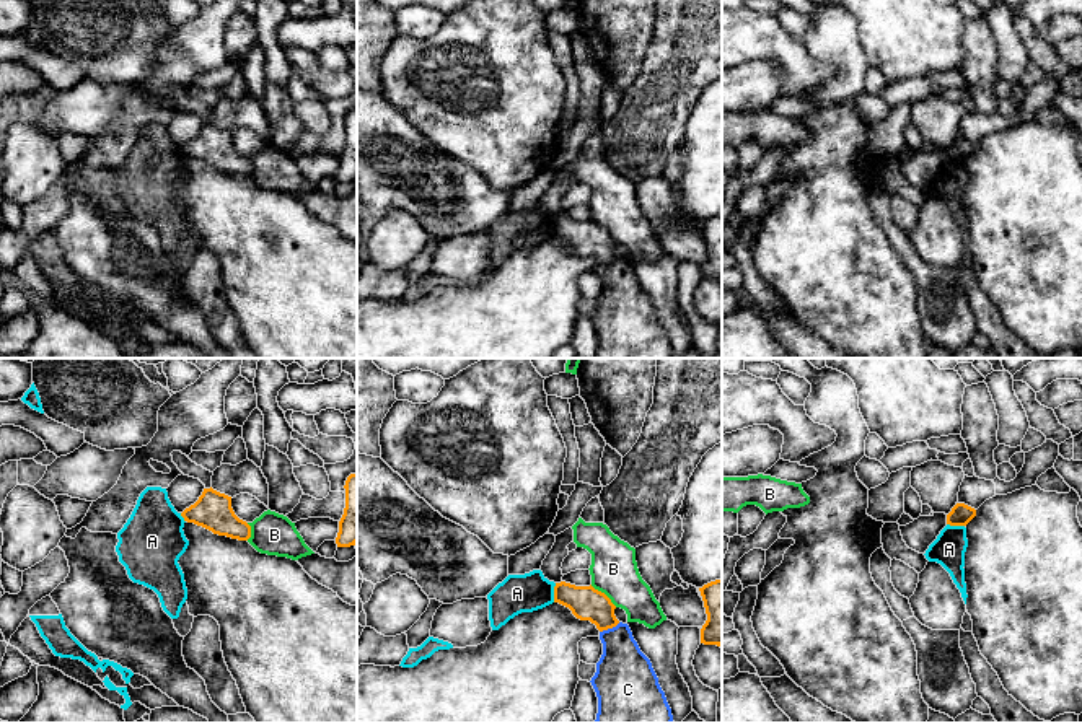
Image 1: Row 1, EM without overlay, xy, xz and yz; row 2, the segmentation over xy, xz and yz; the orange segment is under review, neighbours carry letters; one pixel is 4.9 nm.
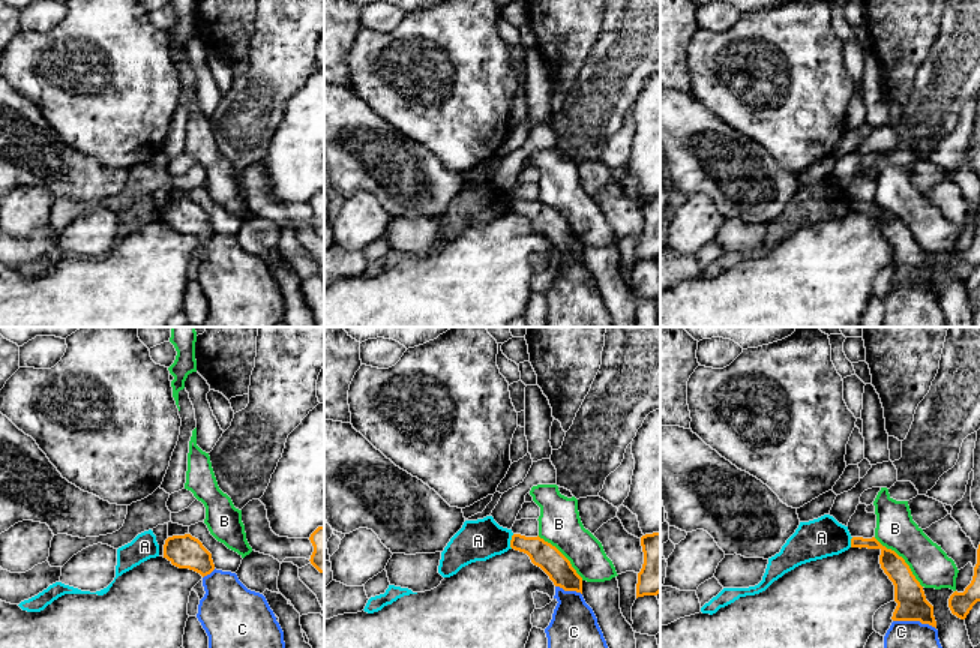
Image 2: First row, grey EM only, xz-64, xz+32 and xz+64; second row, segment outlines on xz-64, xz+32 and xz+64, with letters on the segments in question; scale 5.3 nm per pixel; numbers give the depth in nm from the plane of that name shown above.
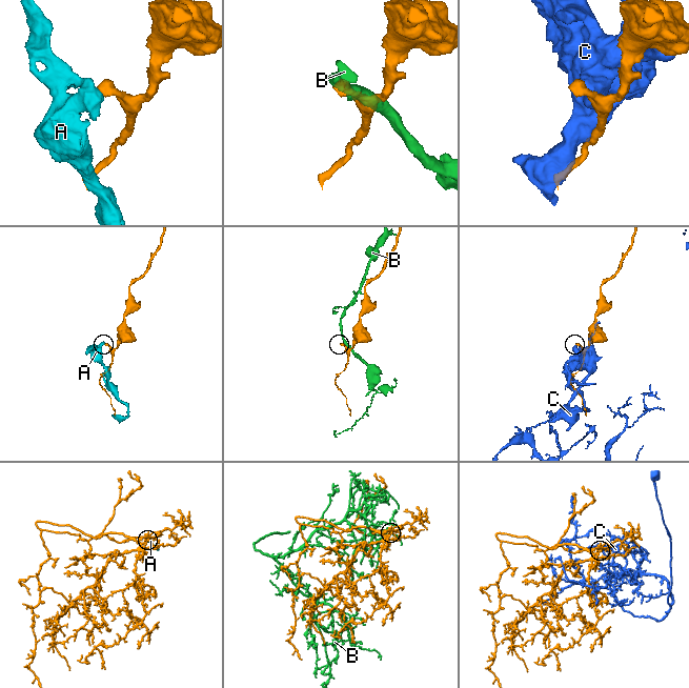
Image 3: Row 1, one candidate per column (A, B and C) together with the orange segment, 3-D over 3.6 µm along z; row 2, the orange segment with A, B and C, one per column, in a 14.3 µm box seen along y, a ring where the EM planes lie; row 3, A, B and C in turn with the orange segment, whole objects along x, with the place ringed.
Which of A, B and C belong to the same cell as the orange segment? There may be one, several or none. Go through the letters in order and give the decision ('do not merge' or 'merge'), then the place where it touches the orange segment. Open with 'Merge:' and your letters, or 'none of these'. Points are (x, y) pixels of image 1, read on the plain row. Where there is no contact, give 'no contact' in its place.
Merge: none of these
A: do not merge | xz (554, 228)
B: do not merge | xz (603, 228)
C: do not merge | xz (610, 262)

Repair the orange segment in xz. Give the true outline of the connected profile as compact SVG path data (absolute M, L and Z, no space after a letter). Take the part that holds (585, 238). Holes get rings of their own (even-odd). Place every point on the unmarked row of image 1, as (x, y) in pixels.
M565 217L556 218L554 238L572 246L580 256L590 256L600 267L613 264L619 259L614 251L616 241L611 234L590 221L575 221Z

